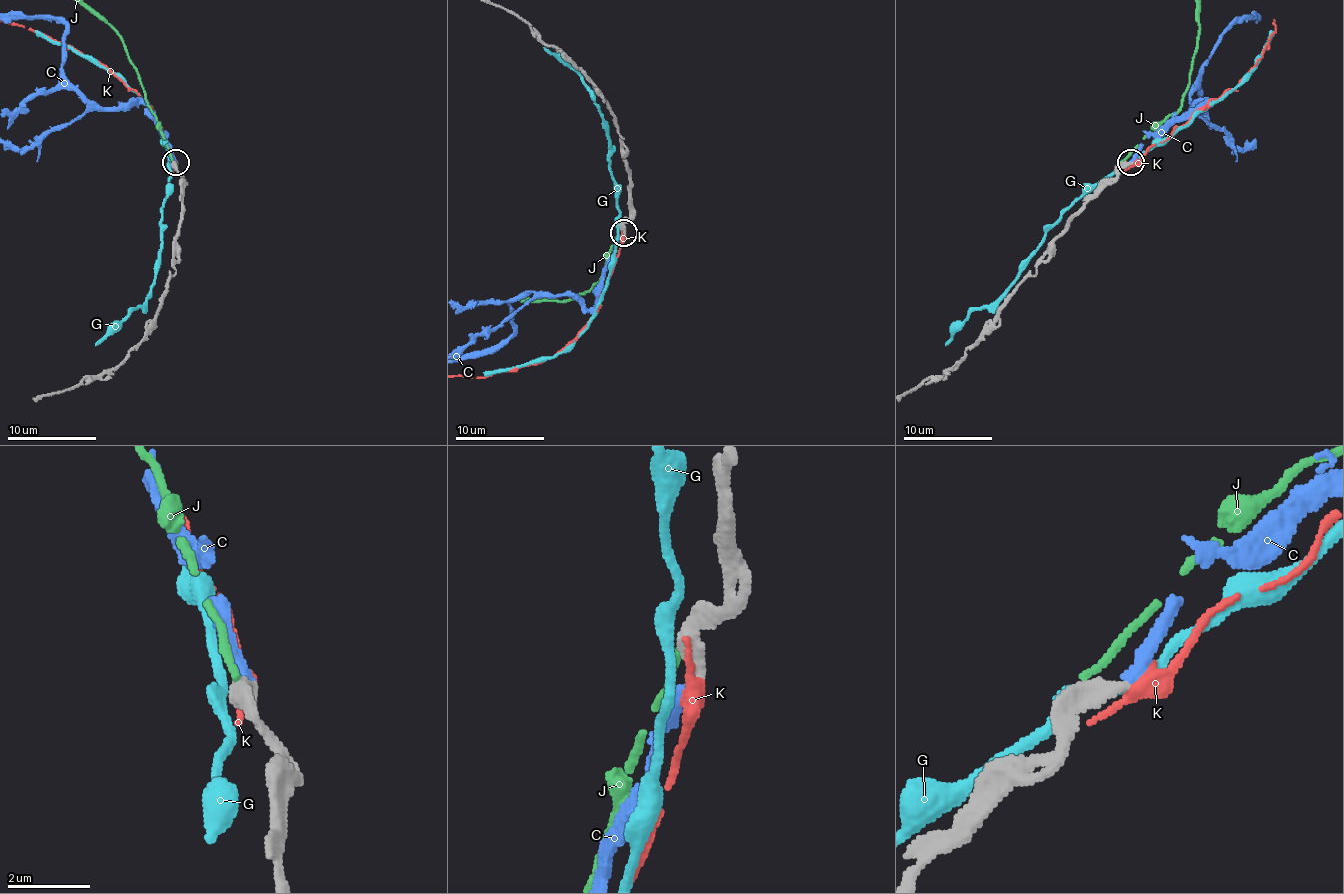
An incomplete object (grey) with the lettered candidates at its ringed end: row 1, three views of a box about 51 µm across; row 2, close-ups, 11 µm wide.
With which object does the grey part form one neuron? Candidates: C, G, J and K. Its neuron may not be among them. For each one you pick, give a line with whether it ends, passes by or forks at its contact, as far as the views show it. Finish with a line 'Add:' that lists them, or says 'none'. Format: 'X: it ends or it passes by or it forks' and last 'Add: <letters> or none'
C: it ends
Add: C

